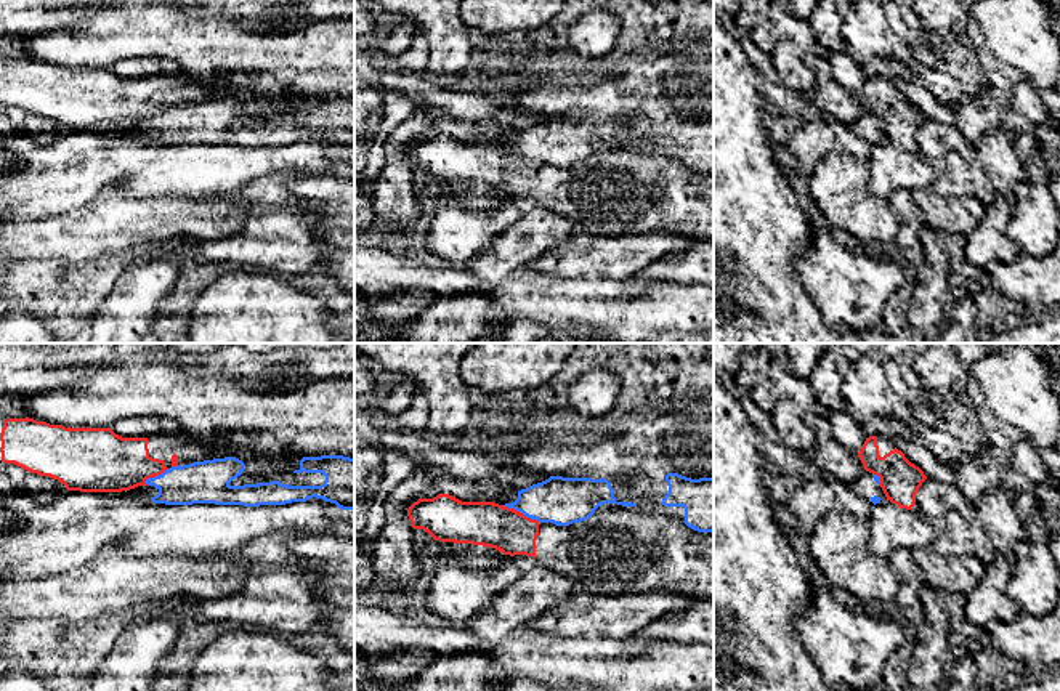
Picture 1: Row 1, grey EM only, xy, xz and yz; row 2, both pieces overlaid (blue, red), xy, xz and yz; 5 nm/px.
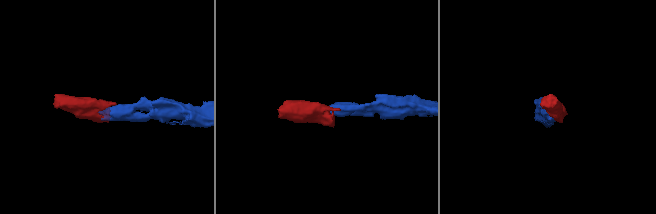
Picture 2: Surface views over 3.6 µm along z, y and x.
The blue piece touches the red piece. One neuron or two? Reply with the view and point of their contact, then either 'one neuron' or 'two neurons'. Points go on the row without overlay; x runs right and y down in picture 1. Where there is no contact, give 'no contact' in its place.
meets blue in xz at (521, 153); two neurons

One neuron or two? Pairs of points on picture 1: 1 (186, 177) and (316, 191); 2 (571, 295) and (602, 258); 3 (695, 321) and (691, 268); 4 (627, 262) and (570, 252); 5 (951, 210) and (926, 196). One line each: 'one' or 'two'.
1: two
2: two
3: two
4: one
5: one

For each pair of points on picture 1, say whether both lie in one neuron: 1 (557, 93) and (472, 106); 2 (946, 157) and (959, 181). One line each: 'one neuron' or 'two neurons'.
1: two neurons
2: one neuron

